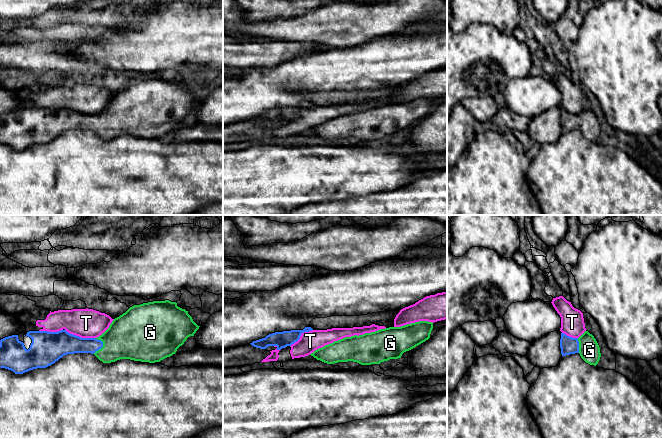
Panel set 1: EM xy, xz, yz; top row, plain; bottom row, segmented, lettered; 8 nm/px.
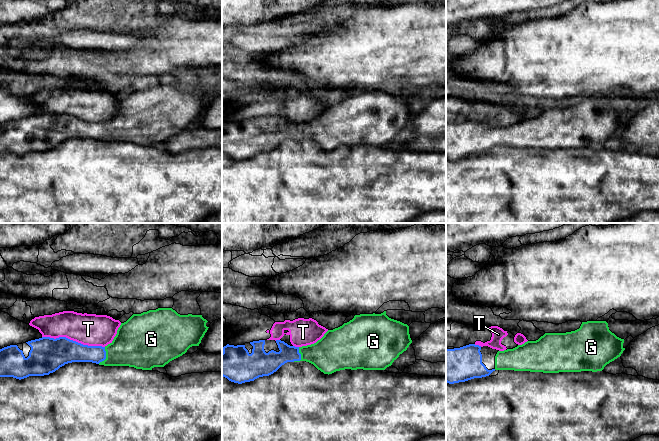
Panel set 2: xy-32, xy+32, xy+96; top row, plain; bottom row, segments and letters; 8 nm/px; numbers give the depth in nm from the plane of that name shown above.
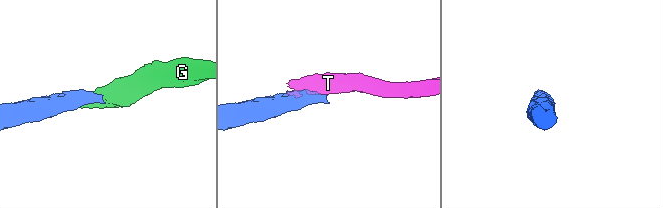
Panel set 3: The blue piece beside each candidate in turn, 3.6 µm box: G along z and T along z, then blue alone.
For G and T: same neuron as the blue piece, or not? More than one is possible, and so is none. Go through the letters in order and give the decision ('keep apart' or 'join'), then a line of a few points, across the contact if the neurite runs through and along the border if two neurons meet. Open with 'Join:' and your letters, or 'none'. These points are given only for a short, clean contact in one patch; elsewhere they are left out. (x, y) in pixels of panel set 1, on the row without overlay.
Join: G
G: join; line xy (70, 120), (101, 123), (109, 123), (130, 112)
T: keep apart

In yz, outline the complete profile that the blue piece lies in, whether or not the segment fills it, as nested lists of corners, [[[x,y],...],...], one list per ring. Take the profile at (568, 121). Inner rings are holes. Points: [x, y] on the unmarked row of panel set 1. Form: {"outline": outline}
{"outline": [[[585,107],[579,114],[561,109],[560,124],[562,132],[579,129],[588,140],[596,142],[600,136],[600,123],[592,110]]]}

